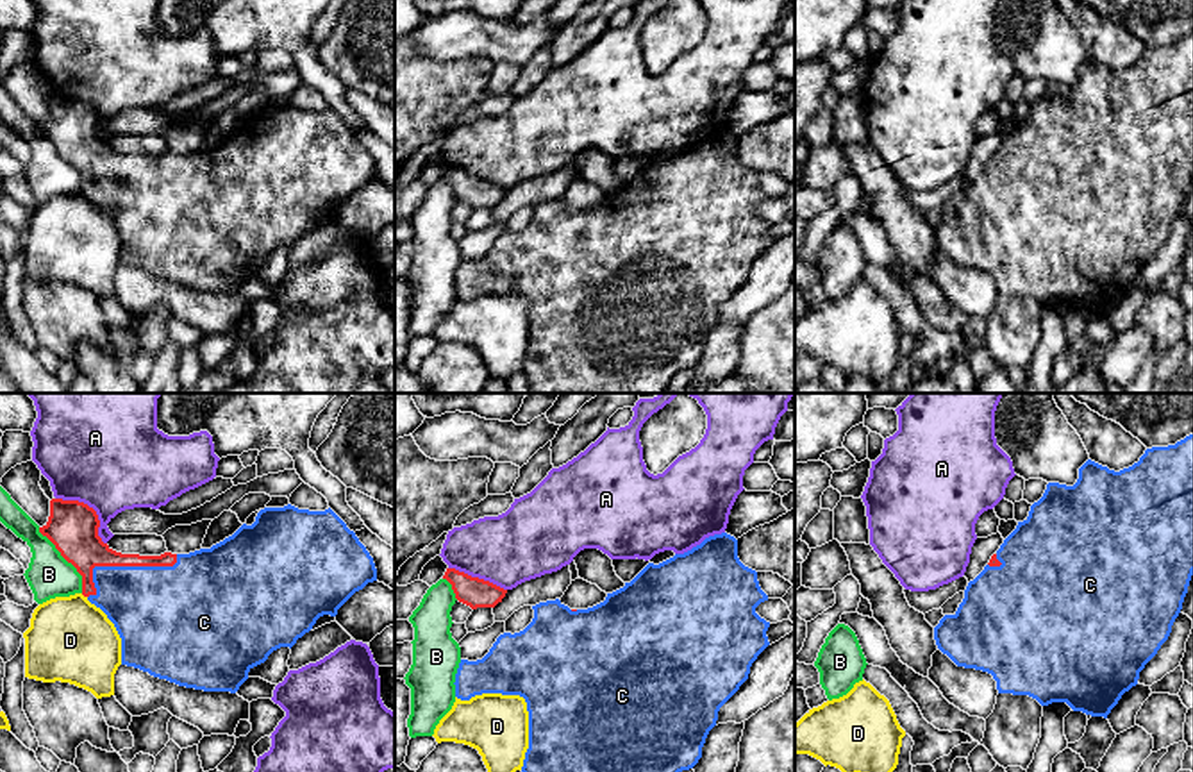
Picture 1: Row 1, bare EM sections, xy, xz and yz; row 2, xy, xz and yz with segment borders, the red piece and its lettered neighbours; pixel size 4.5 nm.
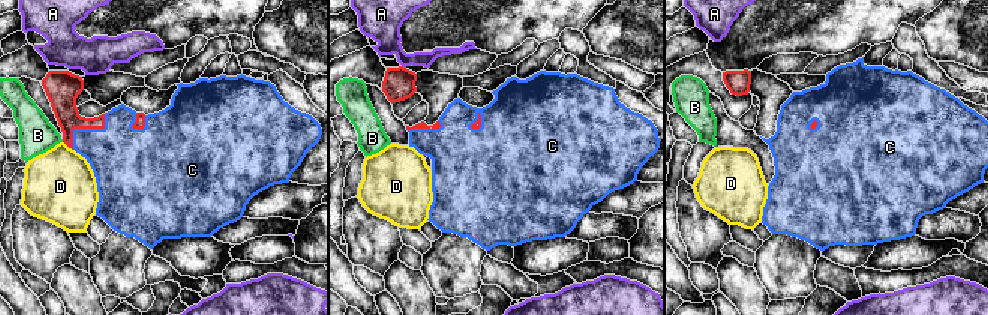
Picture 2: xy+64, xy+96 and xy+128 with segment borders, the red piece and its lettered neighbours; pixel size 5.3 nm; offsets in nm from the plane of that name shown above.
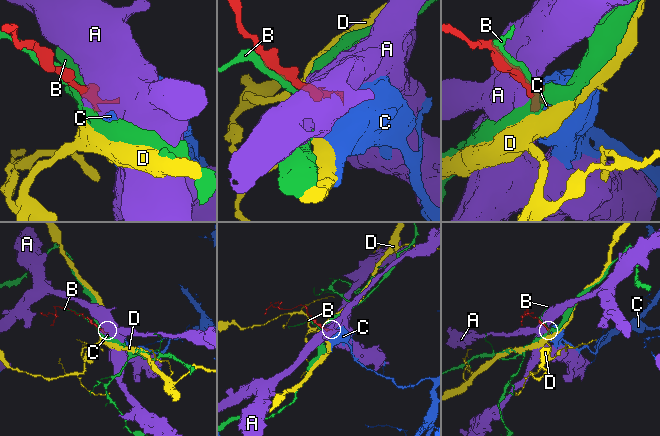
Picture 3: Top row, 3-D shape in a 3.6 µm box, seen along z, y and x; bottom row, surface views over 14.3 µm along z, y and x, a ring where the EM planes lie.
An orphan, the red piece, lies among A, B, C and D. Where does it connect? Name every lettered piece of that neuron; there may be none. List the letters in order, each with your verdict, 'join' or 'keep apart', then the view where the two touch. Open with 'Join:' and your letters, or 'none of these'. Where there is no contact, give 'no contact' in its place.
Join: C
A: keep apart; contact in xy
B: keep apart; contact in xy
C: join; contact in xy
D: keep apart; contact in xy

